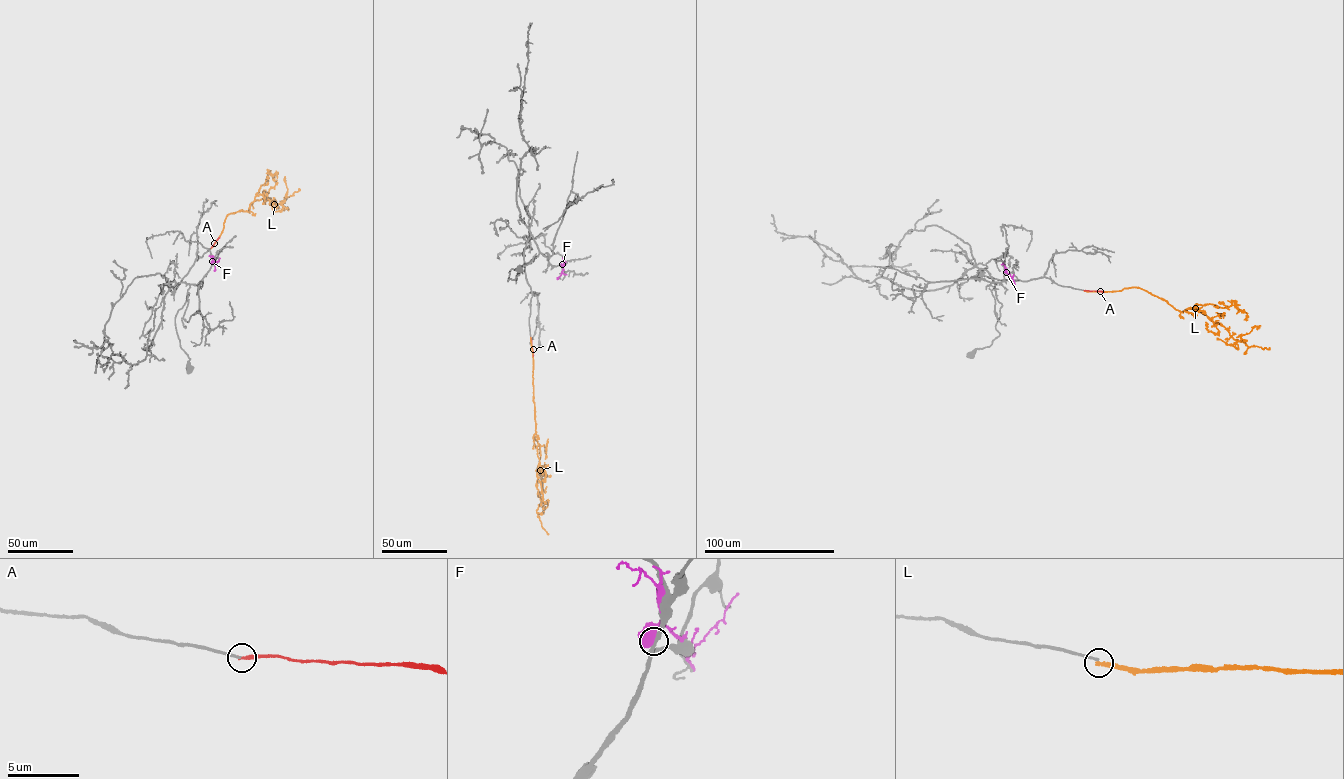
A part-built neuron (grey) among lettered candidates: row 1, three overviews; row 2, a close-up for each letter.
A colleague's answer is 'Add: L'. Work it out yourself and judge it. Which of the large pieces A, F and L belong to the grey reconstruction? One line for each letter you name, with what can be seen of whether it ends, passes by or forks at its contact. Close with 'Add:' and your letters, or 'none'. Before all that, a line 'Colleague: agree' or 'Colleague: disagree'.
Colleague: disagree
A: it ends there
Add: A

